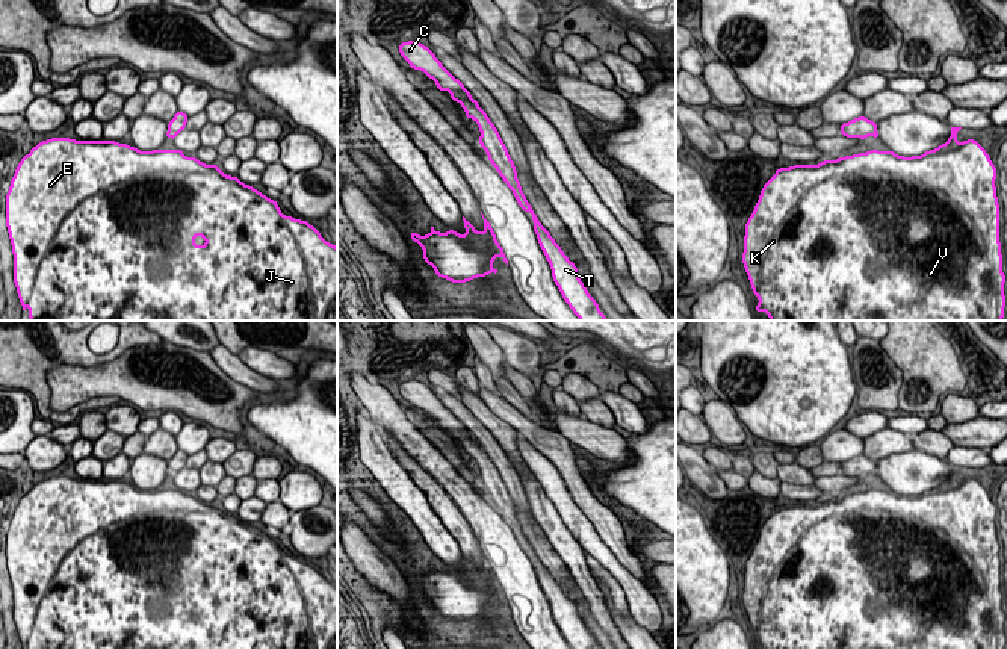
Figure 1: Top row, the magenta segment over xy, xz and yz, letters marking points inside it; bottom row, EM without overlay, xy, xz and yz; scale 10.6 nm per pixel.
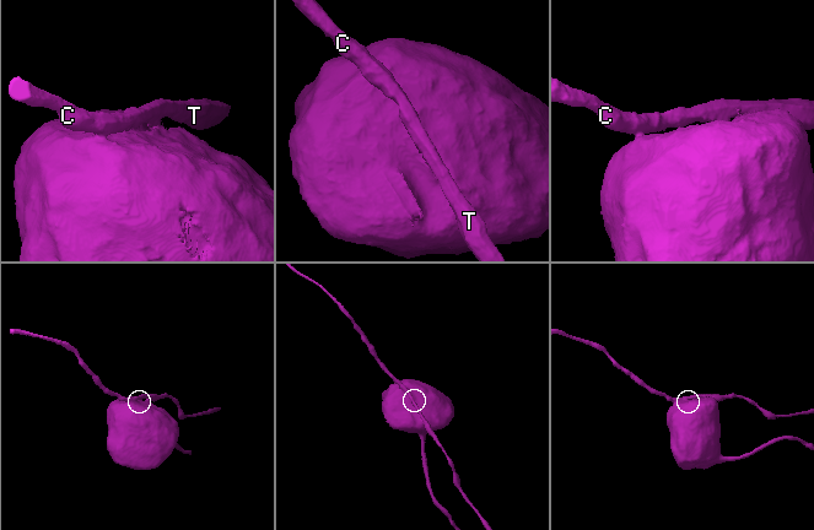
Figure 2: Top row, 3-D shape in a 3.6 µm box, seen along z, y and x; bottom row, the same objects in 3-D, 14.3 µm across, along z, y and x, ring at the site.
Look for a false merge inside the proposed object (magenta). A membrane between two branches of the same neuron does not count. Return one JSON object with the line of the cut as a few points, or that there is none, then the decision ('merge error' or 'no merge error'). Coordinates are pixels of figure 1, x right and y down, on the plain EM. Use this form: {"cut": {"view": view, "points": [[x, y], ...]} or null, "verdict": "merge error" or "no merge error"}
{"cut": {"view": "yz", "points": [[877, 471], [859, 475]]}, "verdict": "merge error"}

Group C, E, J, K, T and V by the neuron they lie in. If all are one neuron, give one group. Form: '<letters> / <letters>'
C T / E J K V

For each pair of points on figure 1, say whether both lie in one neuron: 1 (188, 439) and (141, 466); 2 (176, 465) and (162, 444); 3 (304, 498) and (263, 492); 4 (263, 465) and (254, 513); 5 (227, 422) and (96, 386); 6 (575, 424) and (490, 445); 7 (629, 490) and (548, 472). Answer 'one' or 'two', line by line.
1: two
2: two
3: two
4: one
5: one
6: two
7: two

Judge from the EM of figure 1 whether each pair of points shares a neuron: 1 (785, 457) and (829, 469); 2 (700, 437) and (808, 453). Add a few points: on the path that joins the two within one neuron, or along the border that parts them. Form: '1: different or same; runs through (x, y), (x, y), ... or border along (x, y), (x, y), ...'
1: same; runs through (796, 468), (818, 469)
2: different; border along (708, 444), (691, 447)

